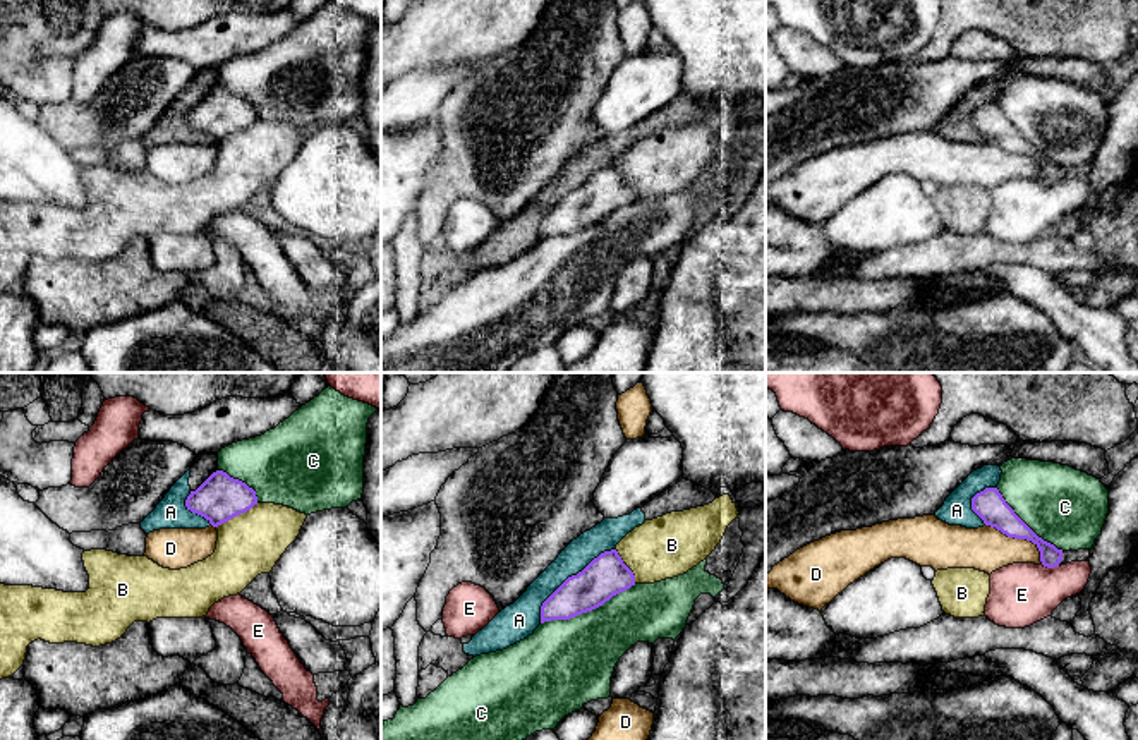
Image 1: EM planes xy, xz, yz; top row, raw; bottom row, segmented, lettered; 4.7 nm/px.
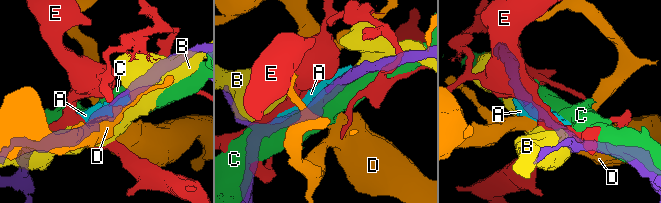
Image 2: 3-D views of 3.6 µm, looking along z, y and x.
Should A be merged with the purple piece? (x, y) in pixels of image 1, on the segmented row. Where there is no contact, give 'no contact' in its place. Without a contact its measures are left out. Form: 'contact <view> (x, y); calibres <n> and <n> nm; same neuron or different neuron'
contact xz (568, 577); calibres 200 and 140 nm; different neuron

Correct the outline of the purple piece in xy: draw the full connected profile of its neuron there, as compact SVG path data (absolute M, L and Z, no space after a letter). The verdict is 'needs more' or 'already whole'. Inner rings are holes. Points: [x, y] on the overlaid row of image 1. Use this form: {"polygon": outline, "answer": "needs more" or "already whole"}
{"polygon": "M223 470L213 472L185 500L187 510L204 517L213 527L245 513L254 505L257 505L256 491Z", "answer": "already whole"}

